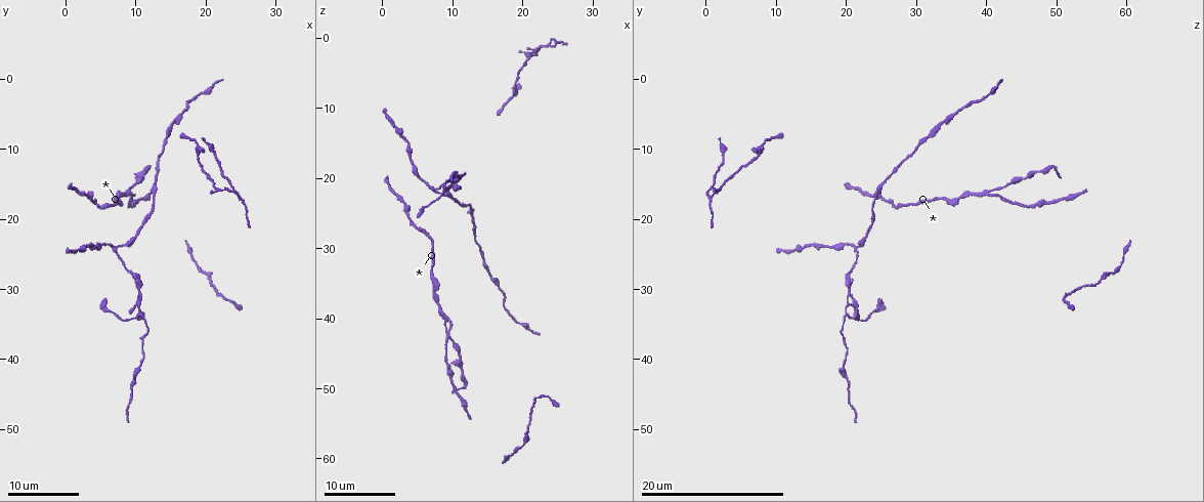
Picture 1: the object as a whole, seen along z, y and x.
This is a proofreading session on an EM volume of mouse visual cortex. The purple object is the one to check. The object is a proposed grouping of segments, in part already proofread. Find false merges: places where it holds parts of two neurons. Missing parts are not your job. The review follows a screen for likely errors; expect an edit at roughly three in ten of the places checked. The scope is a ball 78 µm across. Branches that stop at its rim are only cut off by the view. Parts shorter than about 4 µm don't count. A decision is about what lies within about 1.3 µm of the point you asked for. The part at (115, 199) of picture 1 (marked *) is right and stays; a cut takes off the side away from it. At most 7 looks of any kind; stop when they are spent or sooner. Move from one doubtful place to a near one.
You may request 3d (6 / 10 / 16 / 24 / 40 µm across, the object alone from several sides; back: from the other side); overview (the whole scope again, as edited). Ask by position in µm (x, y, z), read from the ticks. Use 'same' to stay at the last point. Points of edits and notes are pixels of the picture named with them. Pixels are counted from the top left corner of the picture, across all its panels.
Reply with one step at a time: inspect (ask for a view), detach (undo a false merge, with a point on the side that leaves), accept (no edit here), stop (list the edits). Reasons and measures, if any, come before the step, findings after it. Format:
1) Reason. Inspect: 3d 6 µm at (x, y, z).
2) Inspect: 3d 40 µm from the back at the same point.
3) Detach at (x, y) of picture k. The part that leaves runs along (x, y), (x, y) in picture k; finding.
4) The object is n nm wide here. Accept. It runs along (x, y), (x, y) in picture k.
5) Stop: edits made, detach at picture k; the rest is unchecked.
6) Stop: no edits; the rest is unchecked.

A fork. Inspect: 3d 16 µm at (7.0, 24.5, 21.5).

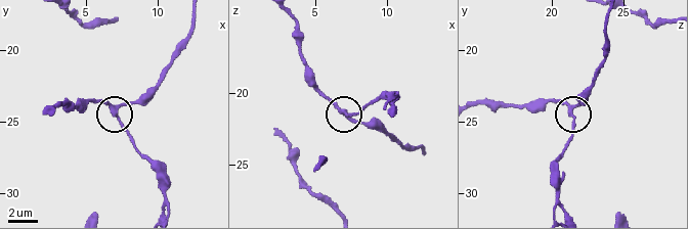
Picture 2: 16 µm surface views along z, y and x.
The side arm is 14 µm long. Accept. Continuous, no second neuron.

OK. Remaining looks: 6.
Three arms meet. Inspect: 3d 6 µm at (9.0, 16.0, 40.5).

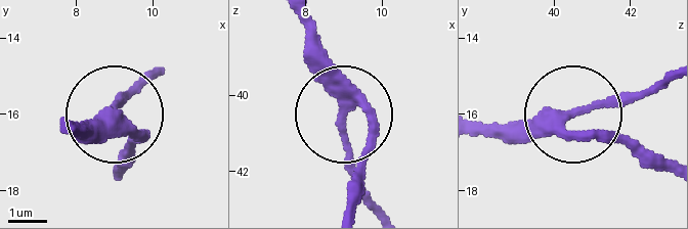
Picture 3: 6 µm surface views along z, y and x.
3 arms meet here. Accept. It runs along (308, 25), (308, 63), (344, 112), (367, 207) in picture 3; all the same neuron.

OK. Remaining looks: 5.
Arms part here. Inspect: 3d 10 µm at (23.5, 15.5, 0.5).

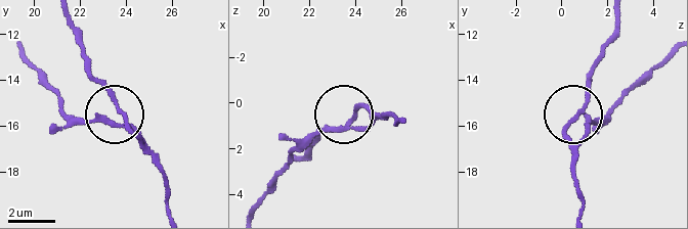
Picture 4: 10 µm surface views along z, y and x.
3 arms meet here. Accept. All the same neuron.

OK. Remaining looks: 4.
Stop: no edits; the rest is unchecked.

